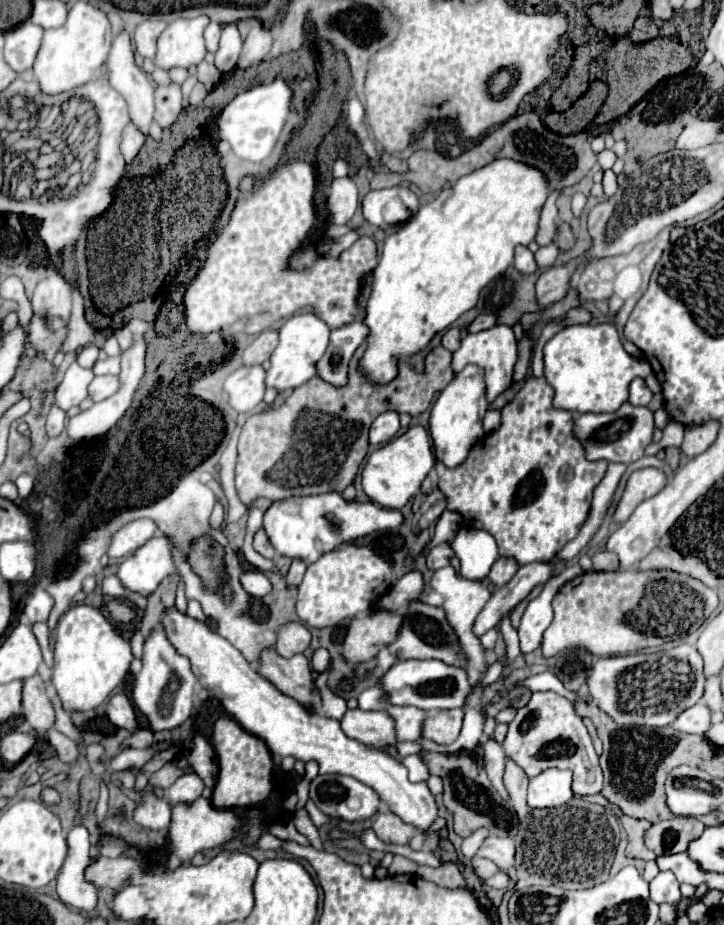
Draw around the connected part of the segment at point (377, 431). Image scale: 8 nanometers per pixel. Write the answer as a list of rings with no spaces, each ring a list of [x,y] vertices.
[[[386,411],[382,415],[378,415],[370,427],[370,445],[382,445],[388,443],[396,431],[400,429],[400,421],[398,421],[398,413],[394,411]]]

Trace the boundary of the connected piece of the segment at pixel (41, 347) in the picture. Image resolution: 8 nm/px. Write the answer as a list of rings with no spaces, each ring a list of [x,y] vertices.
[[[32,317],[30,341],[36,347],[36,351],[44,355],[48,361],[52,361],[52,357],[58,353],[58,347],[64,341],[64,337],[66,337],[66,323],[62,323],[60,319],[54,321],[54,333],[50,333],[42,319]]]

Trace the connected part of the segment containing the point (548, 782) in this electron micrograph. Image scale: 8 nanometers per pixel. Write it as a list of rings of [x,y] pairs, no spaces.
[[[546,769],[538,777],[530,779],[528,805],[530,807],[560,807],[566,805],[572,793],[572,773],[564,769]]]

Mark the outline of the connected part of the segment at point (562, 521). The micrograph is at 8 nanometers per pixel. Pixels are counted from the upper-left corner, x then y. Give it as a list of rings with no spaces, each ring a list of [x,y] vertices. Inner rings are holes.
[[[528,377],[516,397],[502,409],[502,425],[474,445],[464,463],[454,469],[436,463],[438,485],[448,501],[448,509],[464,517],[464,525],[488,531],[500,549],[500,555],[514,557],[518,565],[552,559],[586,521],[594,487],[606,471],[606,461],[586,459],[584,445],[574,435],[574,413],[552,407],[554,389],[544,377]]]

